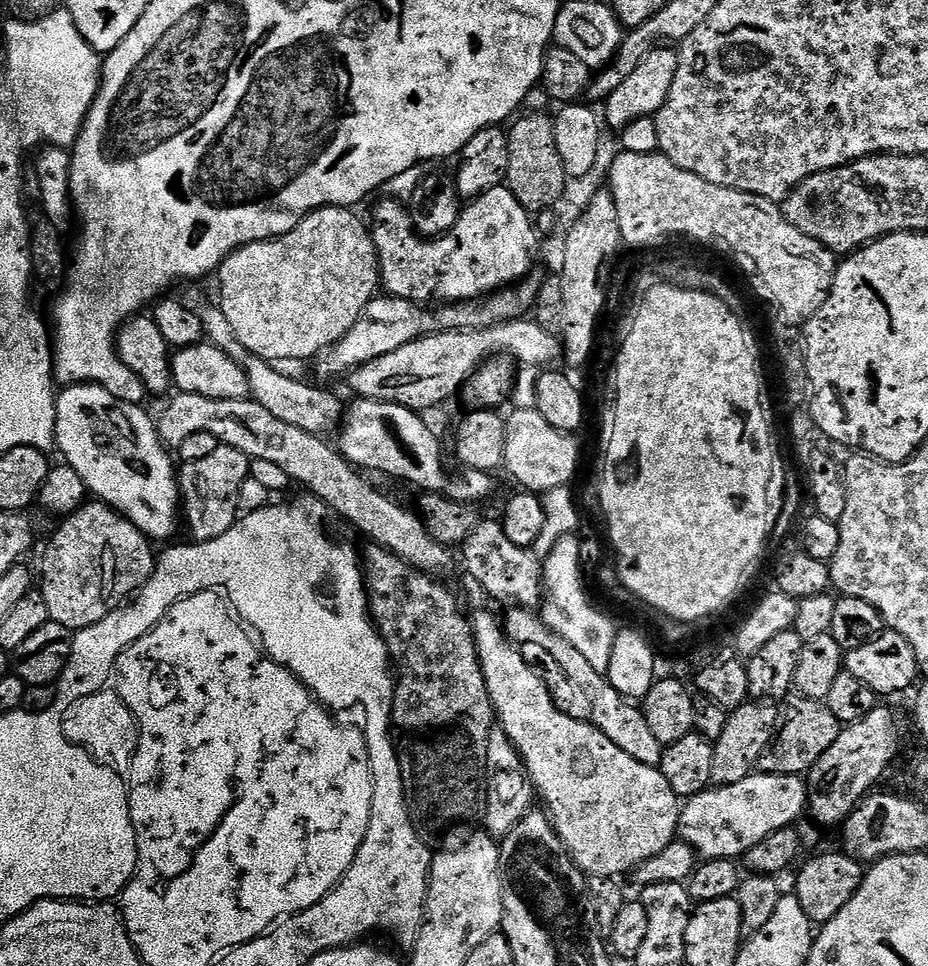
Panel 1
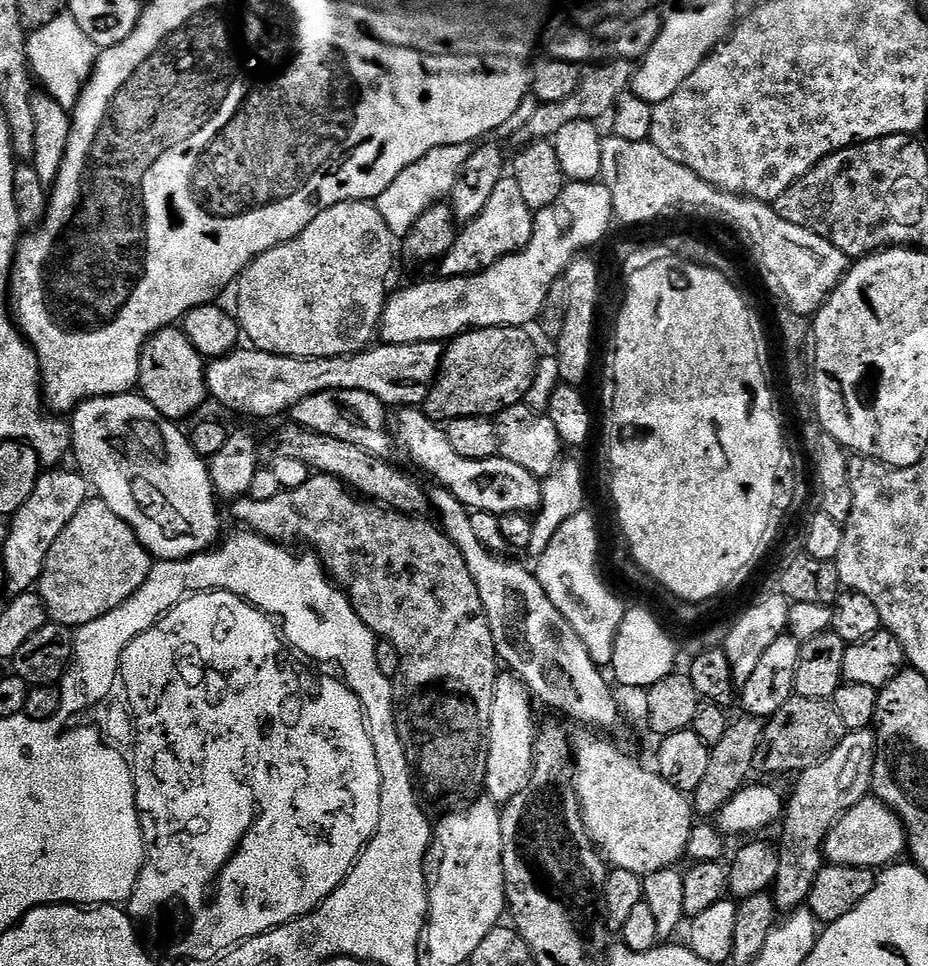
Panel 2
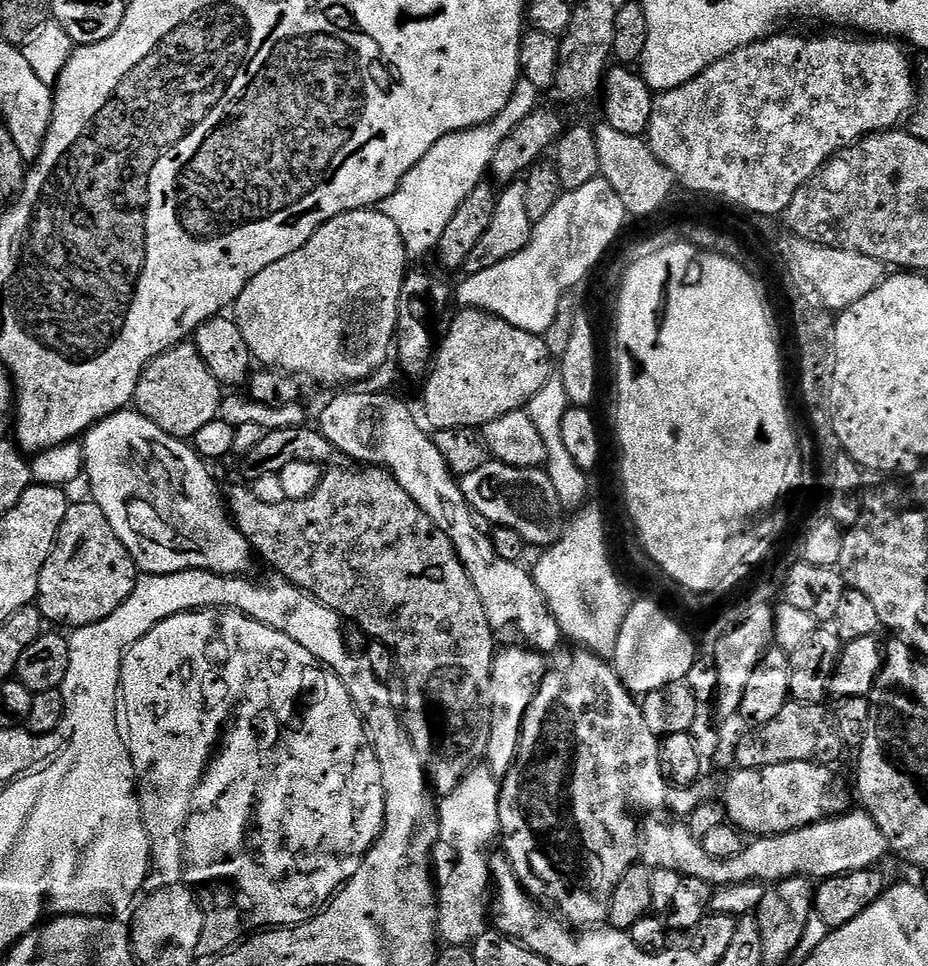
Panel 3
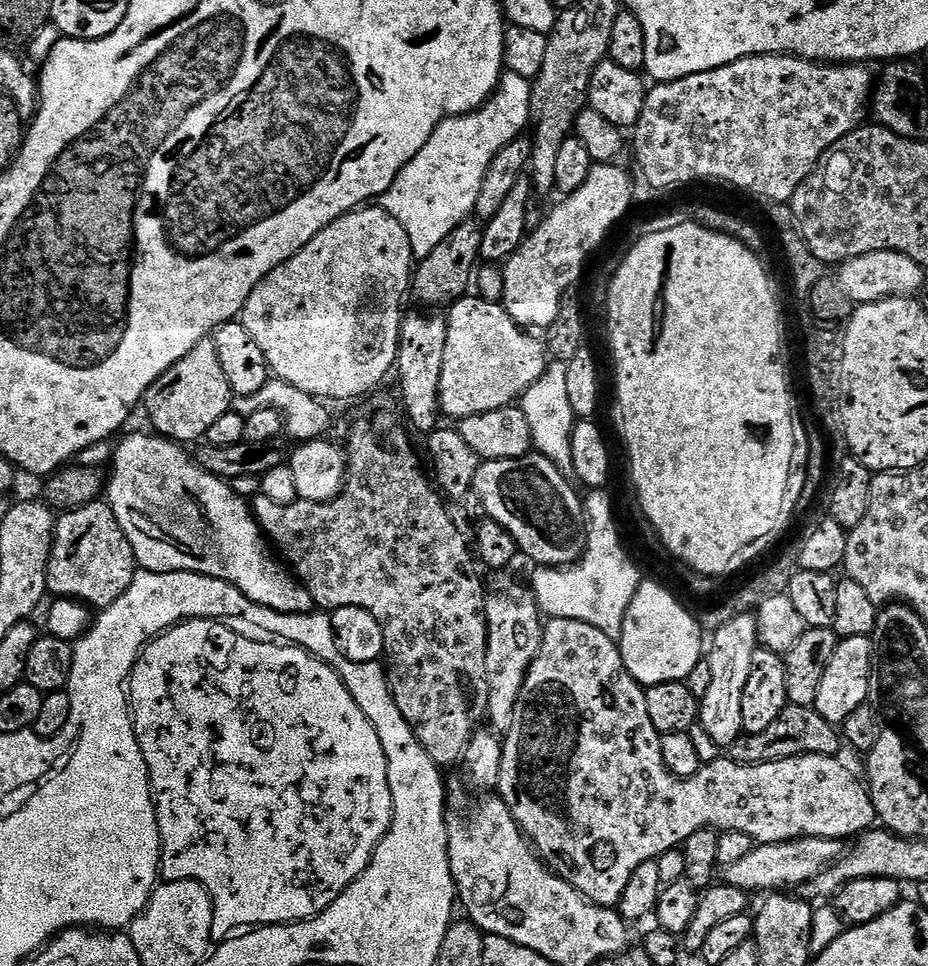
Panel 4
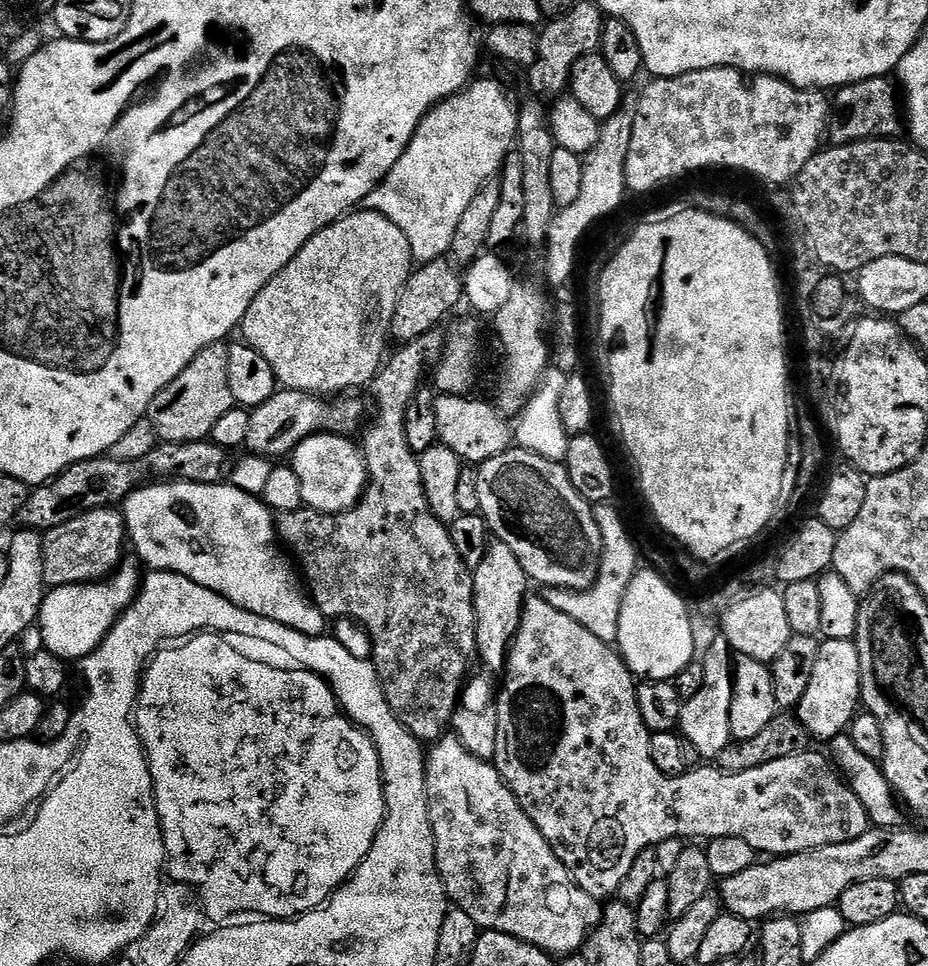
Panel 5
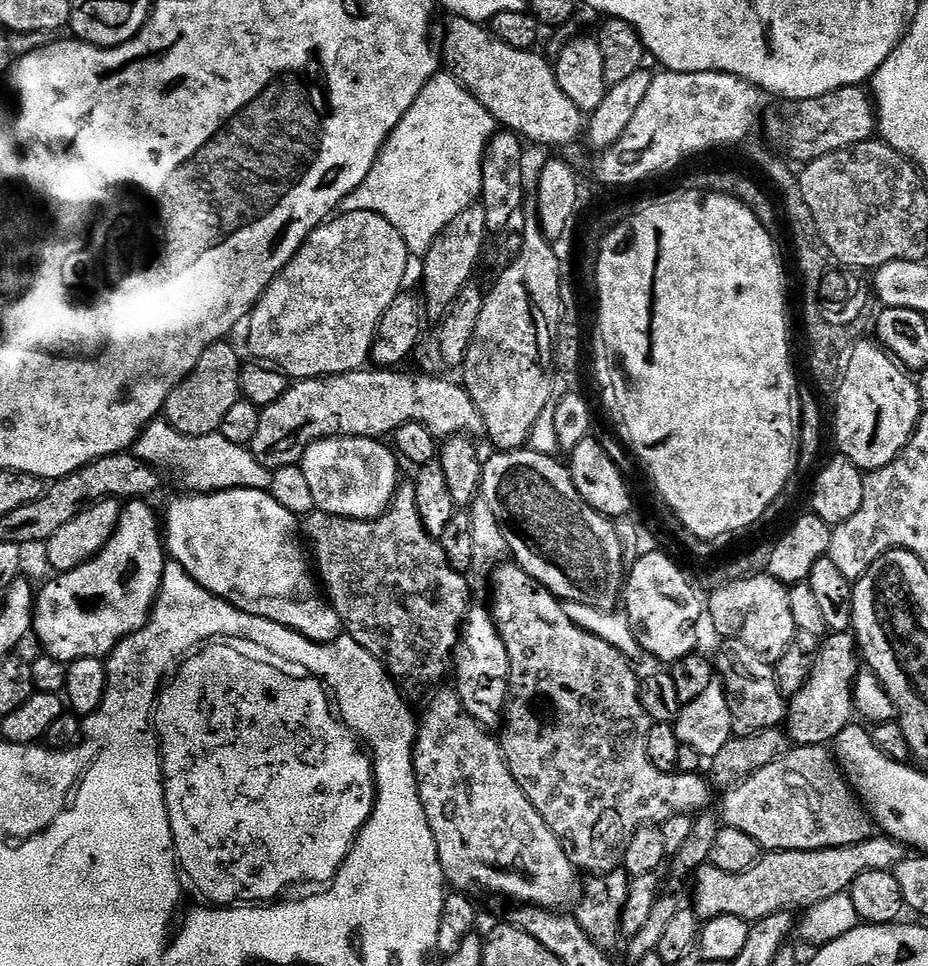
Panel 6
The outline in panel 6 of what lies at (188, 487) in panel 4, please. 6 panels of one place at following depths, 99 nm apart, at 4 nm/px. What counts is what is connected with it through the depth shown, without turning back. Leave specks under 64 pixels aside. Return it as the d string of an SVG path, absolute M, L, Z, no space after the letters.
M235 488L225 492L184 494L181 500L169 506L168 517L162 520L162 532L166 537L167 555L173 561L176 559L188 571L185 573L191 579L197 580L218 598L230 602L246 614L270 618L270 622L298 630L298 634L319 644L332 644L340 639L344 623L322 595L317 577L308 576L310 560L302 543L302 528L298 518L290 514L286 506L278 506L271 491Z

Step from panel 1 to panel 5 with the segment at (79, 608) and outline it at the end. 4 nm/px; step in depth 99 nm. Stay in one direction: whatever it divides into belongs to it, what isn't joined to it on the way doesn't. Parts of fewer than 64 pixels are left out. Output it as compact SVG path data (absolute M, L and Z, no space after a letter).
M115 507L84 512L78 518L43 533L43 537L44 582L52 588L107 581L126 556L124 514Z

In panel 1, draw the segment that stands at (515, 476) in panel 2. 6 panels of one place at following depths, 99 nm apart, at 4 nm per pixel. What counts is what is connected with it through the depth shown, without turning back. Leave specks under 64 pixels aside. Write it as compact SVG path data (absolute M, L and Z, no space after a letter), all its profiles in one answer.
M363 398L353 399L353 404L350 403L346 408L346 419L343 421L342 427L339 429L338 437L340 436L340 444L338 443L338 450L341 454L344 455L348 459L349 464L355 466L360 470L367 470L369 473L372 472L385 472L388 476L393 476L396 480L405 480L408 484L413 484L416 488L424 488L425 493L429 492L438 492L442 496L448 496L451 500L457 500L458 502L462 502L463 504L470 504L473 506L479 505L479 500L484 500L488 495L491 494L492 491L495 490L496 484L494 481L493 473L490 472L479 472L478 470L460 470L460 473L457 476L451 476L448 473L448 468L444 465L444 452L440 449L440 440L435 436L434 433L428 429L428 424L424 421L425 417L421 415L419 412L413 412L412 409L407 408L406 406L398 406L397 404L391 404L390 402L382 402L381 400L366 400Z

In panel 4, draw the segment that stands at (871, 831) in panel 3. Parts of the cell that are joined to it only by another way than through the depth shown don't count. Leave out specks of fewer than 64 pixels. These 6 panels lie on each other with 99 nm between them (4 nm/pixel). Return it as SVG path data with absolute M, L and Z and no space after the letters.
M802 838L777 844L756 844L739 862L723 865L723 883L749 894L772 894L777 890L794 890L822 874L846 851L845 841L830 838Z

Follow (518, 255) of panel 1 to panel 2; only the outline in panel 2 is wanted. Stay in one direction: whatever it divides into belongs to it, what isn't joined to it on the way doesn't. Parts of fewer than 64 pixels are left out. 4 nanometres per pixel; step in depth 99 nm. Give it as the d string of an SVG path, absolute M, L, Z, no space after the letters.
M505 174L498 182L490 202L486 202L482 214L478 214L478 218L474 218L457 231L454 246L450 246L444 259L439 261L439 275L444 278L477 276L479 272L485 272L487 268L494 266L494 262L522 251L532 237L533 219L532 208L526 206L525 200L522 199L522 190L515 176Z

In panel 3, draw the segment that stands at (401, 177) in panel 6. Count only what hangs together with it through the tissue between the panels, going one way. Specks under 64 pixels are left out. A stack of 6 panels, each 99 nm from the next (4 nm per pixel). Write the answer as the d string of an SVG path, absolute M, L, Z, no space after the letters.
M524 79L516 81L514 94L510 102L490 122L478 125L477 128L467 128L461 132L446 134L446 138L438 138L430 150L426 150L426 158L418 162L400 180L400 185L384 200L381 200L378 208L398 226L398 234L402 234L404 249L409 257L424 256L435 253L442 233L446 231L446 225L458 206L466 200L466 194L474 190L474 186L480 184L489 175L494 158L494 150L498 150L502 138L526 118L538 107L541 92Z

